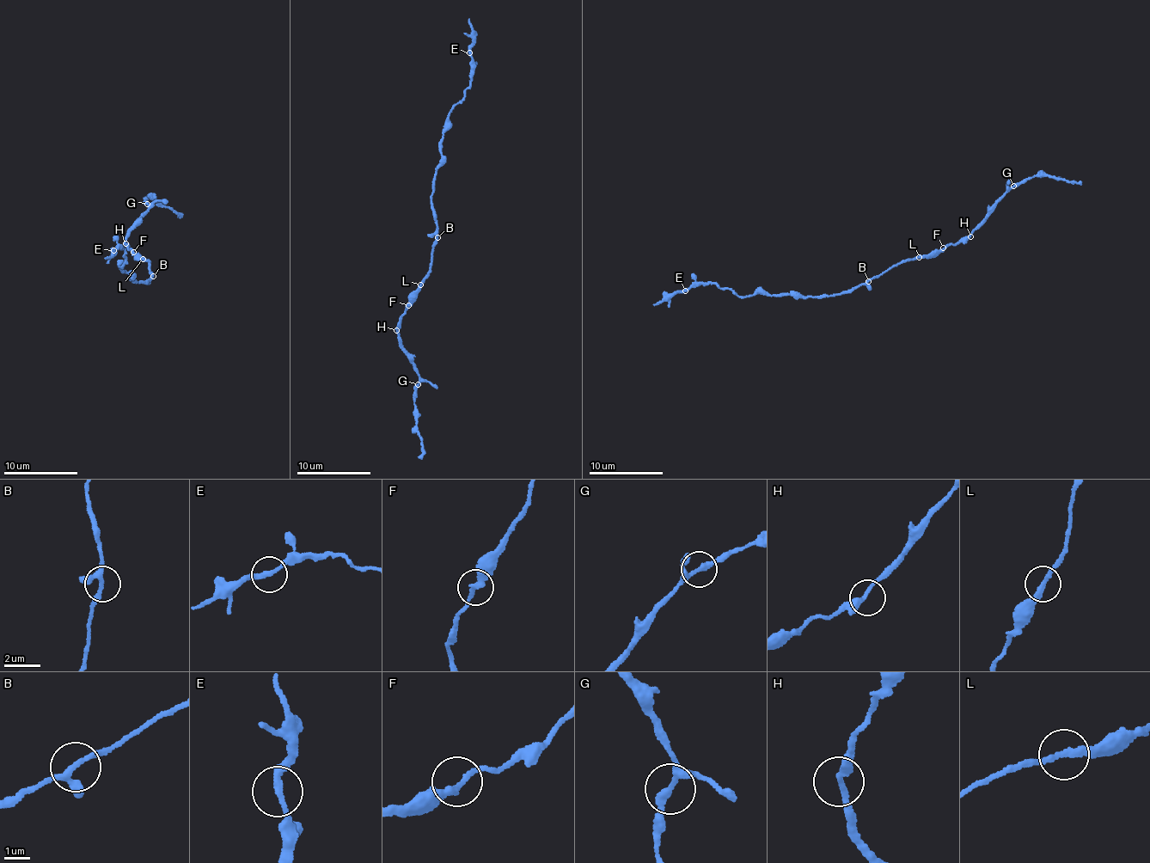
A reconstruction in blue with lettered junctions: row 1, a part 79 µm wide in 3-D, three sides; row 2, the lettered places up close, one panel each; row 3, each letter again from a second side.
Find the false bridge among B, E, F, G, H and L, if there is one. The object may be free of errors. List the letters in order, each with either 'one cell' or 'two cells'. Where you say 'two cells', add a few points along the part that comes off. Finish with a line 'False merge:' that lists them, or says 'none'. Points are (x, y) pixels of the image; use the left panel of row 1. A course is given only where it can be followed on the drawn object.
B: one cell
E: one cell
F: one cell
G: one cell
H: one cell
L: one cell
False merge: none

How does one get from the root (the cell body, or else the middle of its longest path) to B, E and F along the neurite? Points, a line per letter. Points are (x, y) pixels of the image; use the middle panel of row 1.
B: (433, 249), (437, 237)
E: (433, 249), (437, 225), (431, 205), (432, 180), (442, 161), (440, 139), (447, 115), (470, 84), (469, 52)
F: (433, 249), (427, 276), (408, 305)

